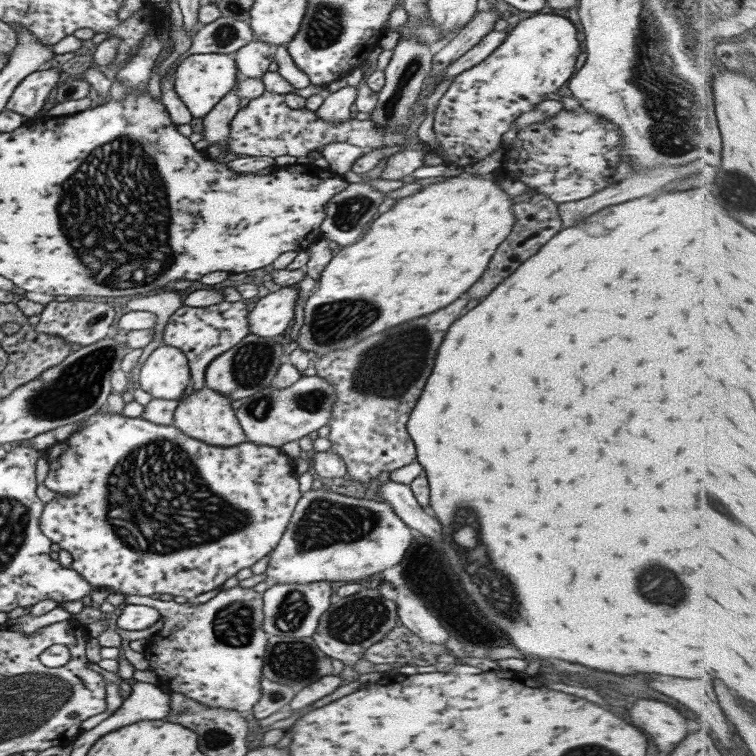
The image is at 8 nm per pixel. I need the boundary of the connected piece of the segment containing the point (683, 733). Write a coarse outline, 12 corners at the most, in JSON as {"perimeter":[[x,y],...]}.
{"perimeter":[[638,700],[634,726],[670,754],[688,736],[686,718],[664,702]]}

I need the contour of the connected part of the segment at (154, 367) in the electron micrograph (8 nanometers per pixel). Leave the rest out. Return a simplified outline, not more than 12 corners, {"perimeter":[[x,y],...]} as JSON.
{"perimeter":[[177,347],[156,348],[140,369],[140,389],[179,400],[191,374]]}

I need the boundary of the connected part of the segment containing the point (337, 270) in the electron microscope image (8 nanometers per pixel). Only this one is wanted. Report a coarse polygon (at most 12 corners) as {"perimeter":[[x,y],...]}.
{"perimeter":[[494,177],[400,198],[339,248],[297,343],[458,300],[517,225]]}

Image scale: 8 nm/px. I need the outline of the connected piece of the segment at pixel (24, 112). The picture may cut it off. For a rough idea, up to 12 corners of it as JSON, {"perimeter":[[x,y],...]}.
{"perimeter":[[60,68],[32,72],[6,109],[33,121],[42,112]]}

